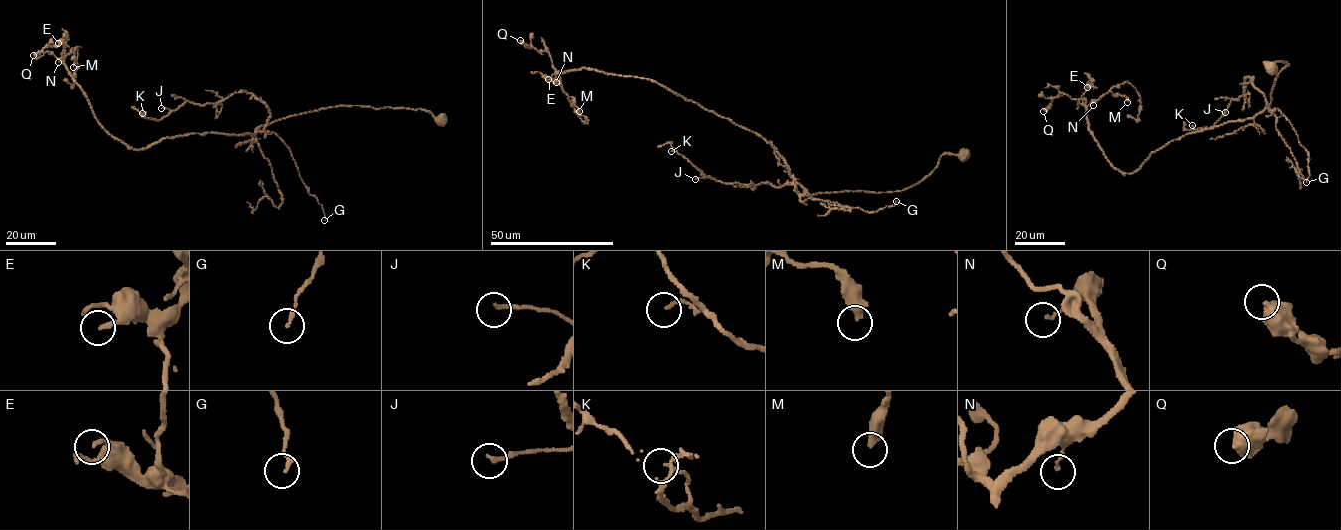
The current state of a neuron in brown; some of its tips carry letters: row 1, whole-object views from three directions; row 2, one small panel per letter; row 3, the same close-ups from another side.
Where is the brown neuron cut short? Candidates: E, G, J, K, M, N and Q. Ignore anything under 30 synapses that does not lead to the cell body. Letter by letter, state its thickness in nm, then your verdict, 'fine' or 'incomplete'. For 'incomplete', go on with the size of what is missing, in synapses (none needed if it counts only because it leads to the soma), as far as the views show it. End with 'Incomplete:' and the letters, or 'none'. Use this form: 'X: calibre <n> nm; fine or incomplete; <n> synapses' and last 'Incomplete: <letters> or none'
E: calibre 180 nm; fine
G: calibre 170 nm; fine
J: calibre 160 nm; fine
K: calibre 100 nm; fine
M: calibre 400 nm; fine
N: calibre 100 nm; fine
Q: calibre 500 nm; fine
Incomplete: none

